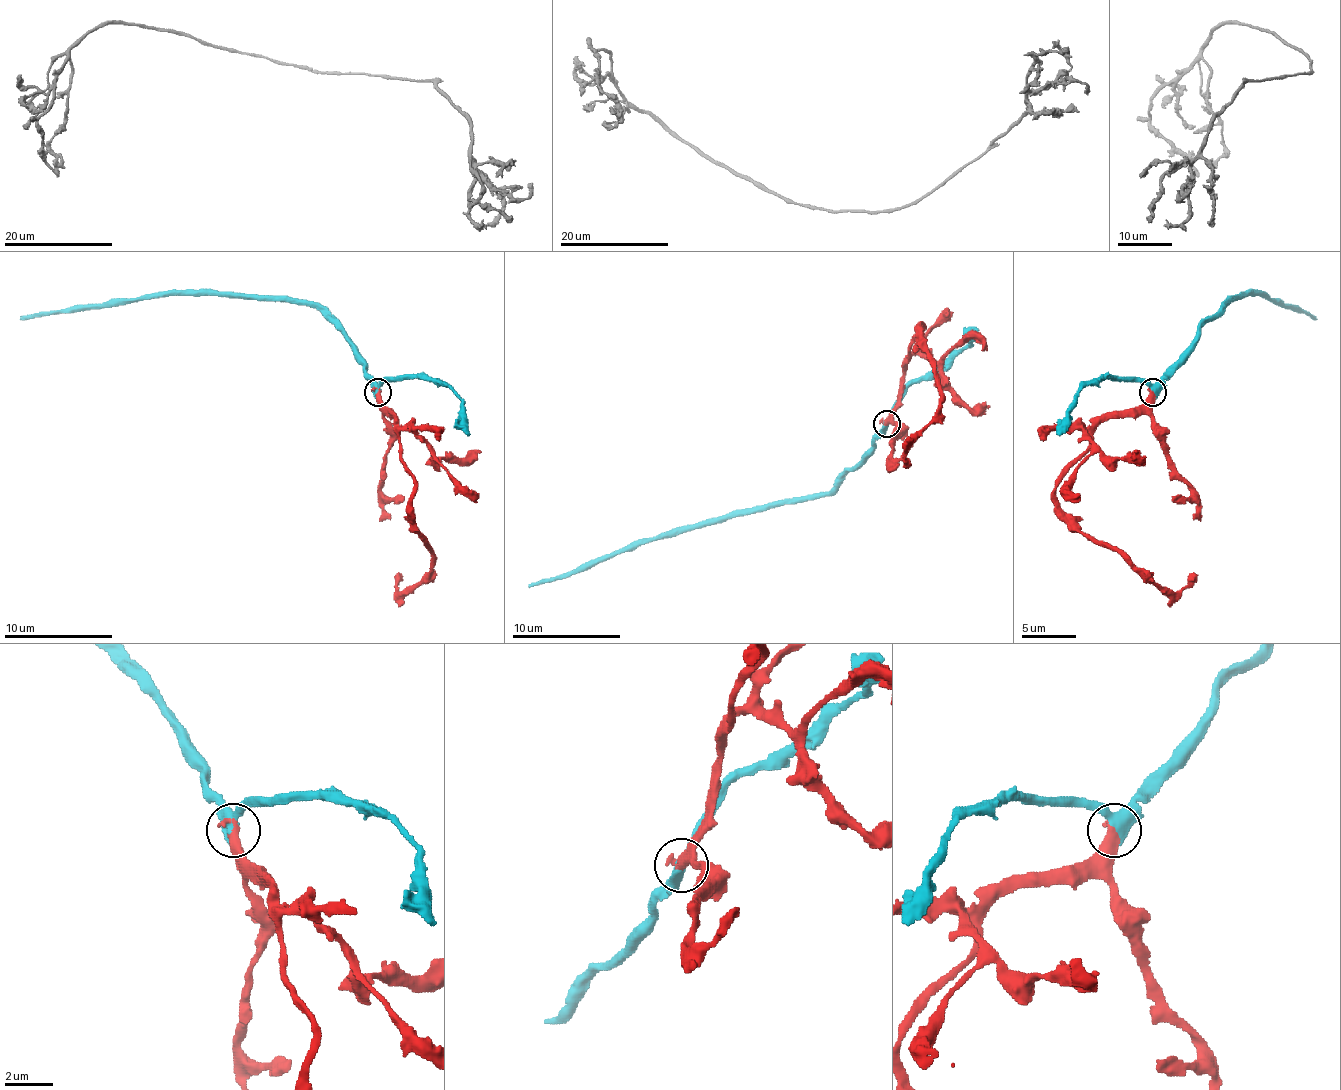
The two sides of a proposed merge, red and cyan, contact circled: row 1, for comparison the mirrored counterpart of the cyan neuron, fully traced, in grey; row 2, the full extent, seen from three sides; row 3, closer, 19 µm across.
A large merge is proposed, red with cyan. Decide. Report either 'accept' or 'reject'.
accept

